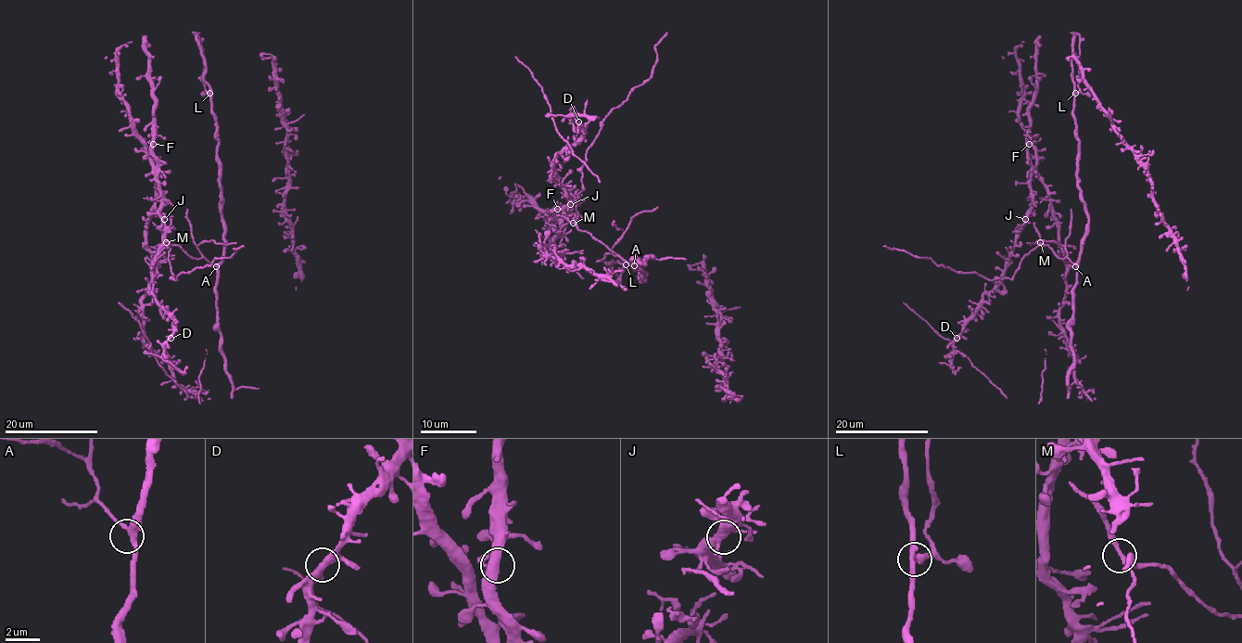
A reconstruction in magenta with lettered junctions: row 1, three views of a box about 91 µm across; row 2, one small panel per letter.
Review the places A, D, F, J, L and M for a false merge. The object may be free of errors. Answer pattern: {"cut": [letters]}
{"cut": ["L"]}

